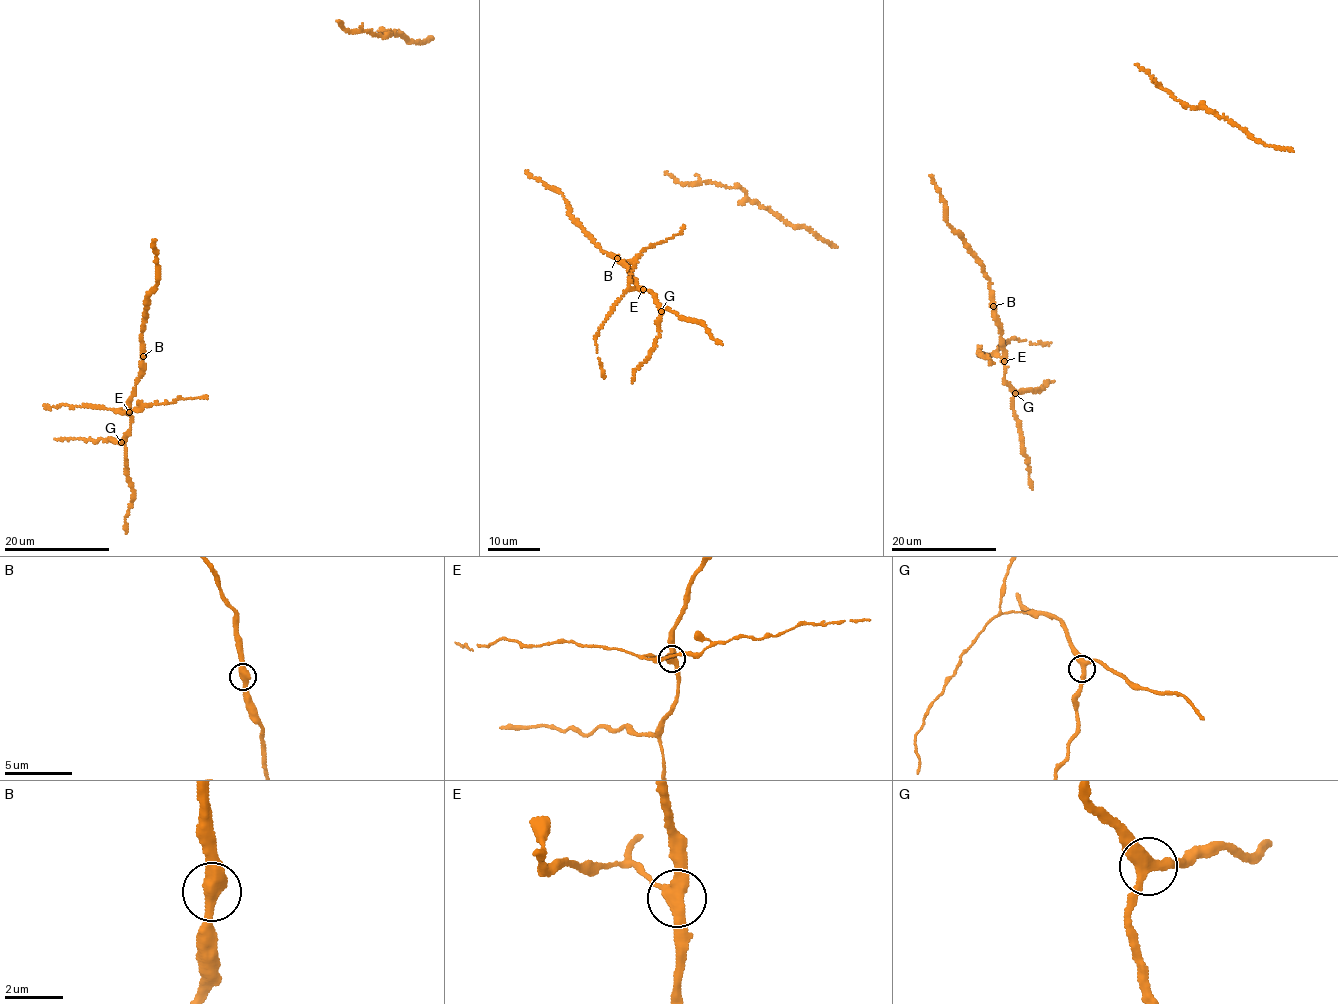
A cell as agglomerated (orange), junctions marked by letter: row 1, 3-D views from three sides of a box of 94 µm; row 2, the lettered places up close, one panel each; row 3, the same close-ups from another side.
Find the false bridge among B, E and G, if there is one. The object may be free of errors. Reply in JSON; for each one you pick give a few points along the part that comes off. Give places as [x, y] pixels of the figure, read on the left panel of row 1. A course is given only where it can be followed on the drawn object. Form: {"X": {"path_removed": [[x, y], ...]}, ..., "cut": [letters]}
{"E": {"path_removed": [[128, 411], [119, 411], [137, 411], [153, 403], [207, 396]]}, "cut": ["E"]}

